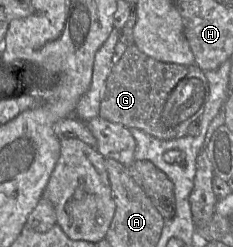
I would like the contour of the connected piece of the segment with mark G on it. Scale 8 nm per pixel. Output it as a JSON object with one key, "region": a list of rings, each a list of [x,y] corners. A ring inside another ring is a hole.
{"region":[[[135,45],[127,47],[119,62],[113,66],[105,84],[99,116],[126,128],[137,128],[161,140],[187,135],[187,128],[203,114],[209,97],[209,85],[205,73],[196,64],[179,65],[164,63],[141,52]]]}

